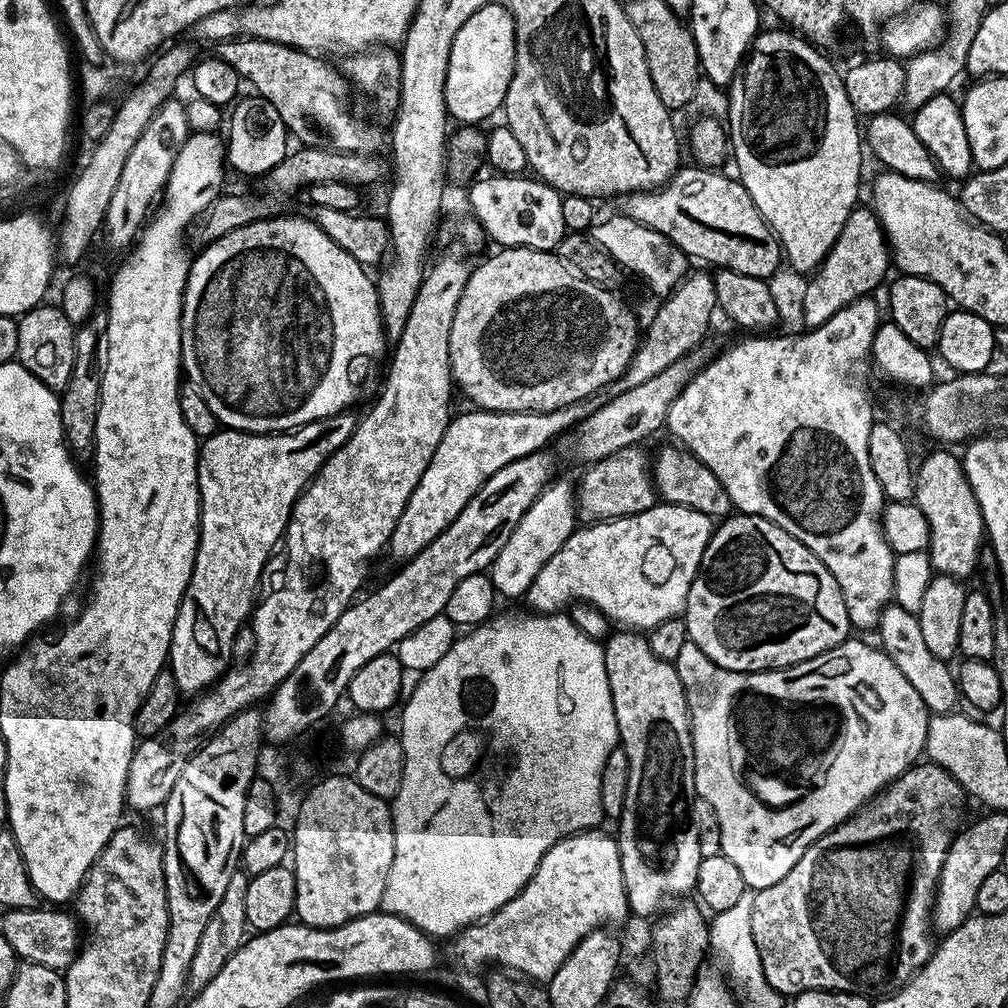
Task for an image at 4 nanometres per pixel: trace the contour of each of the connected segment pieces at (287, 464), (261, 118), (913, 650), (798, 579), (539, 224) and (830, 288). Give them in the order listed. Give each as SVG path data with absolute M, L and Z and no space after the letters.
M345 410L336 416L327 416L304 424L301 428L293 428L290 432L269 434L224 428L217 430L213 436L203 437L196 458L200 491L200 541L196 547L190 582L178 606L168 651L170 671L181 693L200 694L211 689L233 663L231 647L234 645L234 636L254 611L254 601L262 584L264 570L269 567L274 549L288 530L288 519L292 517L297 498L312 483L320 467L346 443L350 434L354 434L358 420L350 413Z
M255 94L246 96L237 99L231 109L232 121L228 124L228 136L226 135L226 164L231 171L233 168L244 176L264 178L288 155L290 133L282 122L282 114L278 114L278 110L274 110L274 106L266 102L266 98Z
M894 602L889 603L887 608L882 610L878 633L880 632L879 647L902 670L902 675L914 690L918 690L918 698L928 707L932 714L952 714L957 711L957 704L960 696L960 685L951 676L951 671L947 663L934 654L930 654L930 649L926 647L926 641L922 639L922 626L918 626L918 618L915 612L902 610Z
M732 514L721 524L702 554L700 571L690 586L682 613L689 641L700 647L706 658L726 670L766 672L806 662L849 639L852 623L842 590L834 574L807 546L761 516Z
M528 174L487 175L473 179L470 184L472 189L468 192L471 215L484 227L485 237L500 248L533 248L539 252L555 250L566 234L562 222L561 193Z
M857 206L846 218L834 246L808 280L802 314L809 329L827 322L838 310L855 300L867 297L884 280L890 268L890 245L875 212L868 206Z

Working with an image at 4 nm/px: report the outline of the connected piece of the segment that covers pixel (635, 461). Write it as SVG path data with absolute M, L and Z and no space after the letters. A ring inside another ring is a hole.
M643 447L614 450L601 460L593 460L575 489L576 511L585 525L598 524L602 520L617 520L623 516L642 514L658 502L656 484L652 481L650 456Z

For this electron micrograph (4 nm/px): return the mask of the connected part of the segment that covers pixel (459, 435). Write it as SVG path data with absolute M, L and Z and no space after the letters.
M596 398L579 400L565 408L550 412L486 412L471 410L453 415L442 434L442 442L434 450L422 478L418 478L418 486L414 486L414 494L406 502L406 510L402 510L402 518L392 531L386 548L399 562L413 560L423 548L430 546L438 534L442 534L449 524L462 514L462 510L478 494L478 490L502 466L510 466L518 458L526 458L532 452L549 447L555 436L564 431L575 429L594 410L598 410L601 401Z

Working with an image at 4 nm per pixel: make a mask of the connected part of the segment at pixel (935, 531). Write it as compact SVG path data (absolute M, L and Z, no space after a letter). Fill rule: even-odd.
M955 451L932 452L924 461L919 461L916 473L916 494L914 503L921 508L925 515L926 522L929 524L929 544L926 549L928 556L932 560L933 569L942 576L955 576L965 578L971 574L980 564L980 554L982 545L986 540L986 529L982 510L978 506L978 498L974 498L974 490L964 473L964 465L961 457L956 456Z

